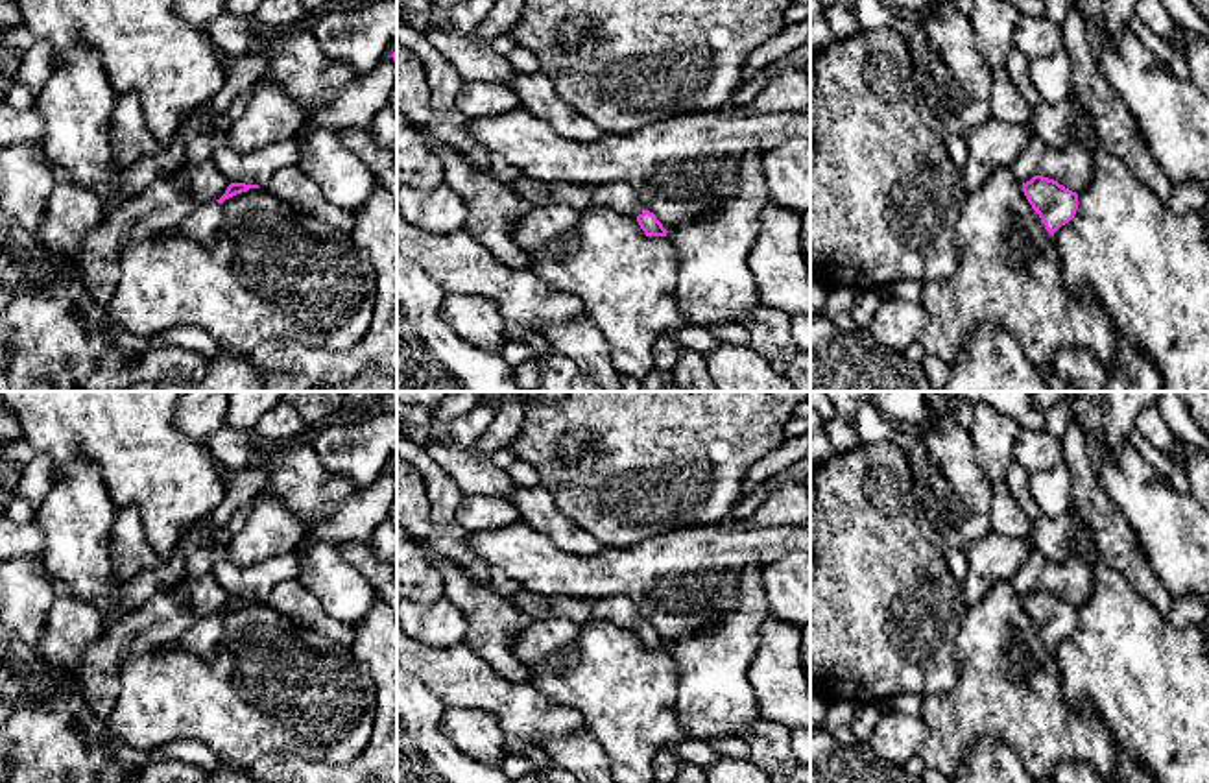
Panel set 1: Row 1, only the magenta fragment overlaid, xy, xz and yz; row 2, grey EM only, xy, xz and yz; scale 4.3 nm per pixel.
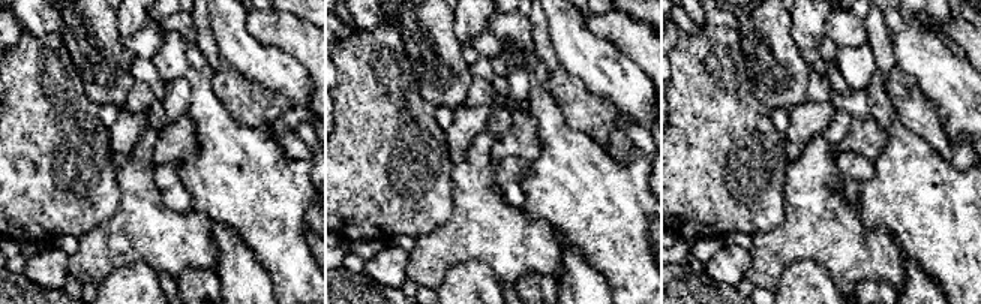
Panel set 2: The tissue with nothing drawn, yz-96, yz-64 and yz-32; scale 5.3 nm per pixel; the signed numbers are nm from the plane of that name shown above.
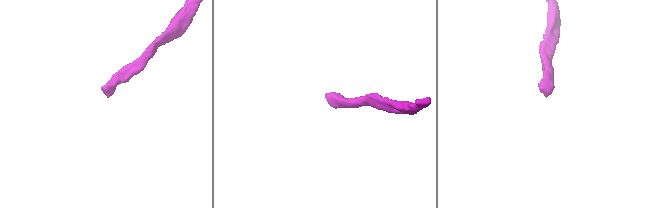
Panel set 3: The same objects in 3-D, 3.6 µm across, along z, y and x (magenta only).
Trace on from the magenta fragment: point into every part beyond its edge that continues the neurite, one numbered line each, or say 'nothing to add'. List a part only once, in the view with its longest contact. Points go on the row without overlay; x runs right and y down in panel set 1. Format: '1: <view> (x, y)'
1: xz (619, 610)

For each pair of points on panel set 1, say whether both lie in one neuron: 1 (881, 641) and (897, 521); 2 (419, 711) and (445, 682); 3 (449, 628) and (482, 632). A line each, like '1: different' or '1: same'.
1: same
2: different
3: different

